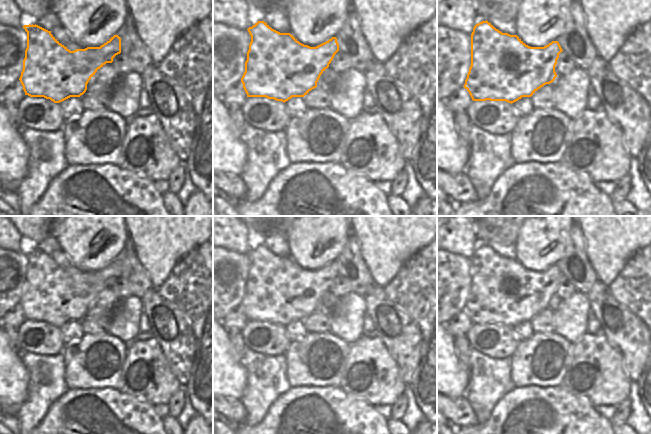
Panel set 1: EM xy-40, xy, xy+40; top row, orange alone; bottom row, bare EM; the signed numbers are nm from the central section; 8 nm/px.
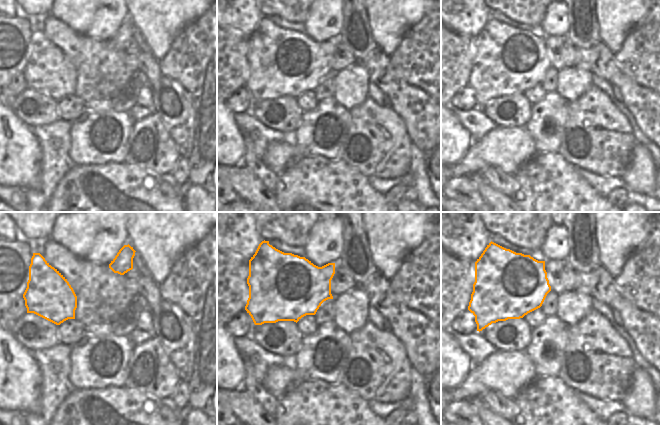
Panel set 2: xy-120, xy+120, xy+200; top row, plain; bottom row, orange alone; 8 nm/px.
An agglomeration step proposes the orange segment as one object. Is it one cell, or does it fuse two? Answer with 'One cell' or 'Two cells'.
One cell.

